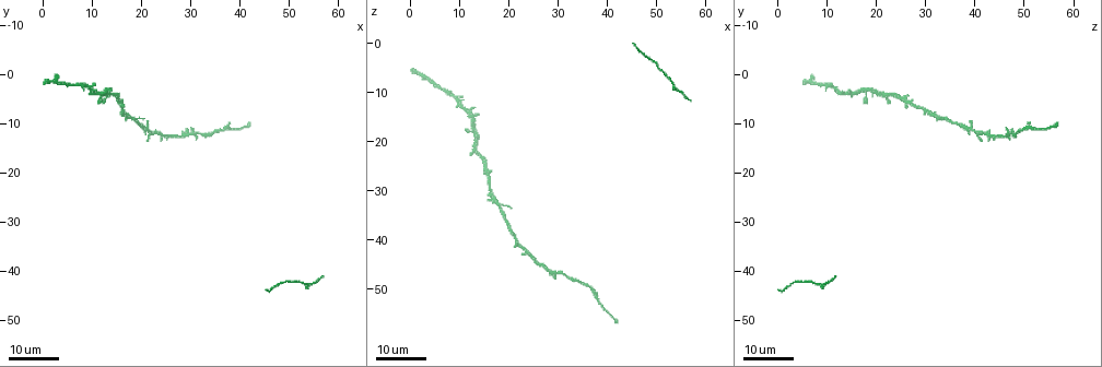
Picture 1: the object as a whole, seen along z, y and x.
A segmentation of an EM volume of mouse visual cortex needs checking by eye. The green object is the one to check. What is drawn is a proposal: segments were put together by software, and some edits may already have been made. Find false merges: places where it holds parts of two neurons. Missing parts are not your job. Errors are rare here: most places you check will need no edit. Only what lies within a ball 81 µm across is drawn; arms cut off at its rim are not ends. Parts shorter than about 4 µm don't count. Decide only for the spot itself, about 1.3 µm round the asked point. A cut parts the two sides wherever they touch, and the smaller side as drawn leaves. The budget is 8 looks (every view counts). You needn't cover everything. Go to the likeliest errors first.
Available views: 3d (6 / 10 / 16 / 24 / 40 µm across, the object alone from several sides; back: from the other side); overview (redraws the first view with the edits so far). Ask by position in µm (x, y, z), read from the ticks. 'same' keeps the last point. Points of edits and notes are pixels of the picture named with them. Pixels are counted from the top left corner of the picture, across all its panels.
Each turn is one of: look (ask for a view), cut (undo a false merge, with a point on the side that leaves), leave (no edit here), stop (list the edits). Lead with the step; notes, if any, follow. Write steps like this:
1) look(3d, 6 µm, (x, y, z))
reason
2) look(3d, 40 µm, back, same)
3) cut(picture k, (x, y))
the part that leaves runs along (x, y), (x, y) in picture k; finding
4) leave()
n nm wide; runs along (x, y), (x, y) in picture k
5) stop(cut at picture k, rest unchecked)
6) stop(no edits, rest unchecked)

look(3d, 16 µm, (30.0, 12.0, 46.5))
four arms meet

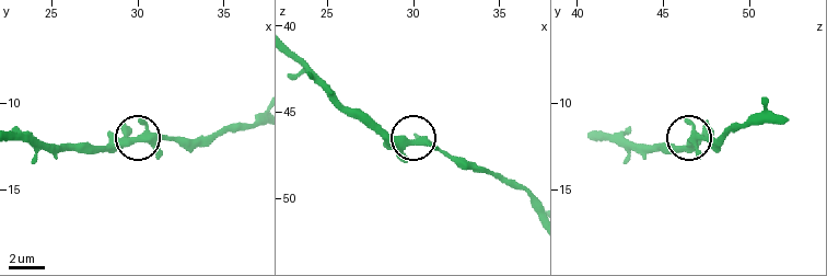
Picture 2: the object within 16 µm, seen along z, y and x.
look(3d, 6 µm, (30.0, 12.1, 46.6))

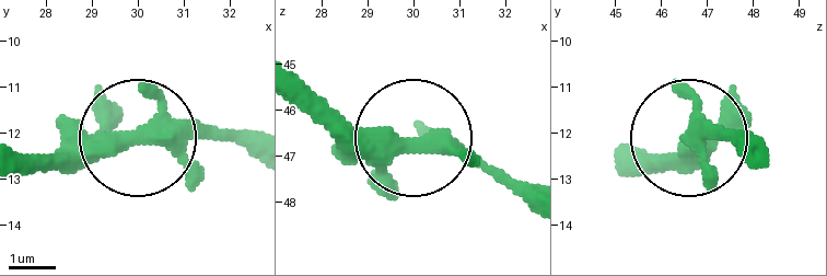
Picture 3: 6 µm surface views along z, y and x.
leave()
all the same neuron

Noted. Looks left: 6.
look(3d, 16 µm, (38.0, 11.0, 52.0))
calibre changes

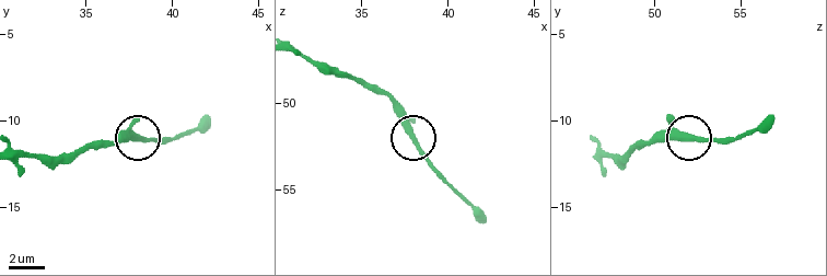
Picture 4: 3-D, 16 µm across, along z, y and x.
look(3d, 6 µm, (37.8, 11.0, 52.0))

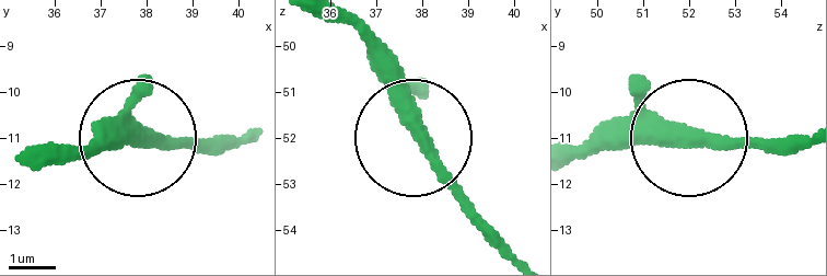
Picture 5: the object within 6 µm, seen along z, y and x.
leave()
350 nm wide; runs along (65, 158), (92, 138), (237, 138) in picture 5; continuous, no second neuron

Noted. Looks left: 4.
look(3d, 24 µm, (13.0, 4.0, 22.0))
three arms meet

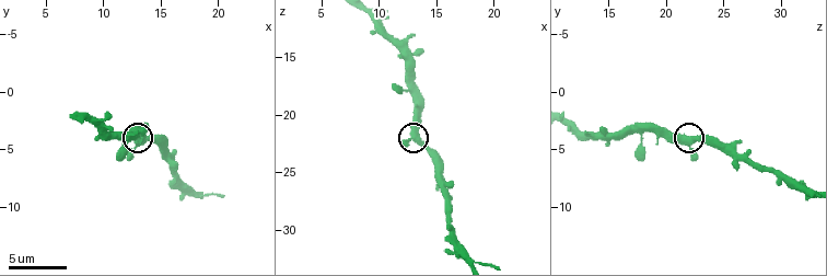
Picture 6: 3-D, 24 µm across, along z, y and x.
look(3d, 6 µm, (13.2, 4.0, 22.0))

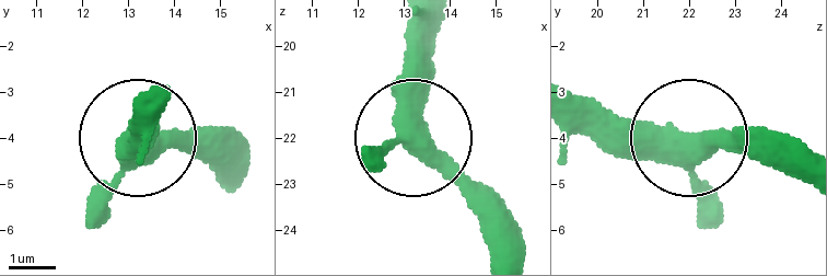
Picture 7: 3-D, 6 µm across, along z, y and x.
look(3d, 6 µm, back, (13.30, 4.05, 21.80))

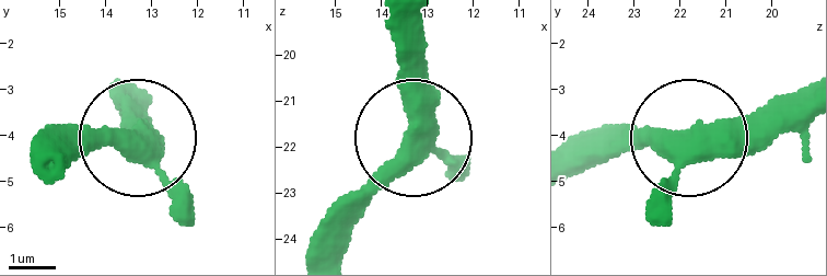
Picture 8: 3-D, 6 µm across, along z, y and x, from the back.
leave()
runs along (573, 175), (667, 139), (804, 128) in picture 8; one neuron here

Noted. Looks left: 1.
stop(no edits, rest unchecked)

